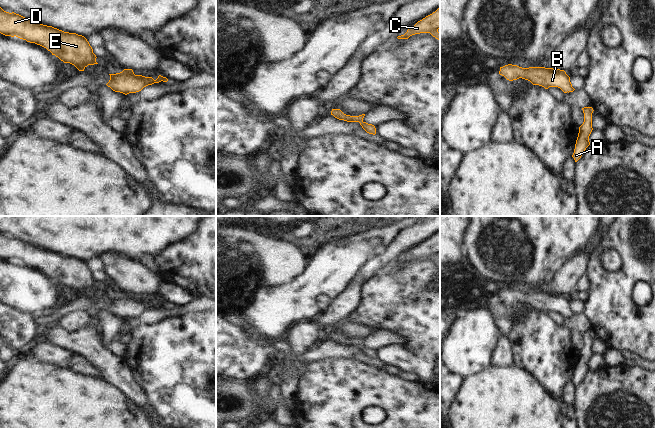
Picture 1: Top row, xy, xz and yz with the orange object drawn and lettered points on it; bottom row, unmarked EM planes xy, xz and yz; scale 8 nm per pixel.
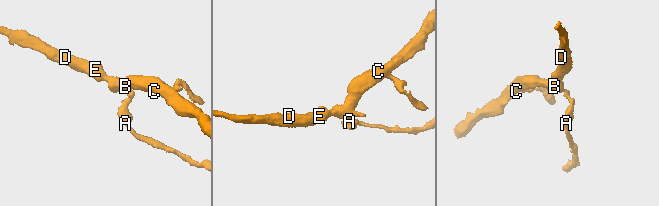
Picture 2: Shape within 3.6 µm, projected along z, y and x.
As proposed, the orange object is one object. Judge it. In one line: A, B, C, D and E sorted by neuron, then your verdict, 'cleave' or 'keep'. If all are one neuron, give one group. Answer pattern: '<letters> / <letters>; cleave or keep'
A B C D E; keep

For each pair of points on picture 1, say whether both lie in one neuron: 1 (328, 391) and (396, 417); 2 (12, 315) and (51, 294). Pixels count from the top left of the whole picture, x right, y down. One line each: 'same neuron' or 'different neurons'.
1: same neuron
2: different neurons

